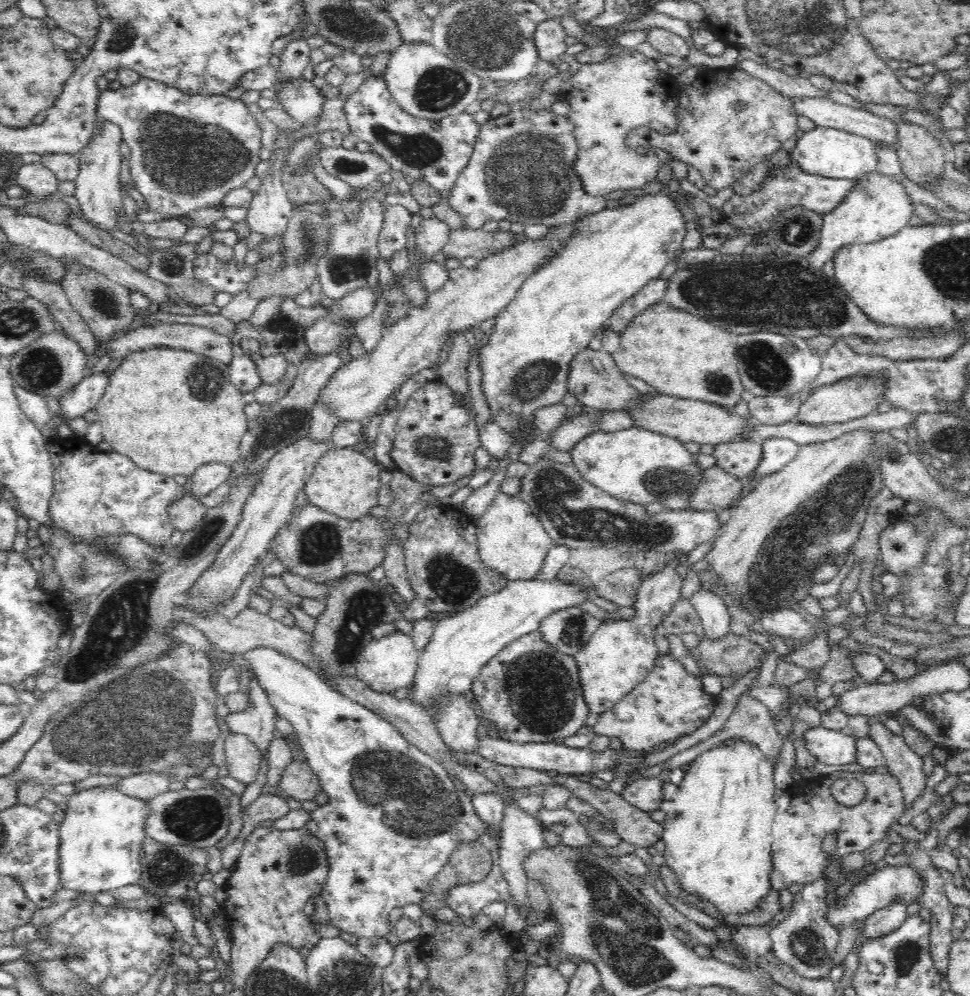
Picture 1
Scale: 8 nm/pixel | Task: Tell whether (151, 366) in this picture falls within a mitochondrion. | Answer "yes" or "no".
no

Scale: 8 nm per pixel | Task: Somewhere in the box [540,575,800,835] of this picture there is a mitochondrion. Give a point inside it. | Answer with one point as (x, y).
(574, 629)

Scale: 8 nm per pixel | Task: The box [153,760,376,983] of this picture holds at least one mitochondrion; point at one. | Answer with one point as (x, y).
(193, 818)

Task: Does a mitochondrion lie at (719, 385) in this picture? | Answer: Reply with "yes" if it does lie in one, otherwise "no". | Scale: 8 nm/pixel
yes

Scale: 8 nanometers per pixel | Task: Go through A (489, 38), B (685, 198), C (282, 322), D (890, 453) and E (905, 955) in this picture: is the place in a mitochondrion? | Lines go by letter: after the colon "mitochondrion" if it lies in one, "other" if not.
A: mitochondrion
B: other
C: other
D: mitochondrion
E: mitochondrion

